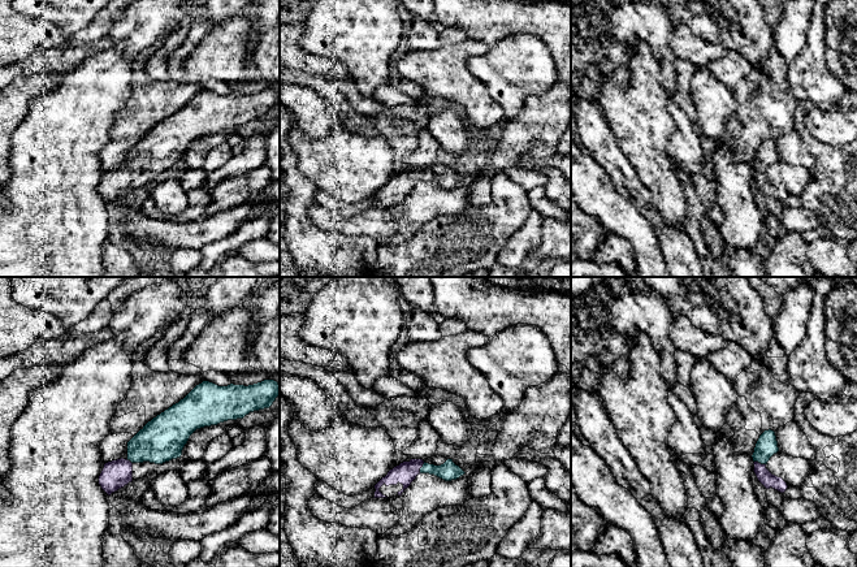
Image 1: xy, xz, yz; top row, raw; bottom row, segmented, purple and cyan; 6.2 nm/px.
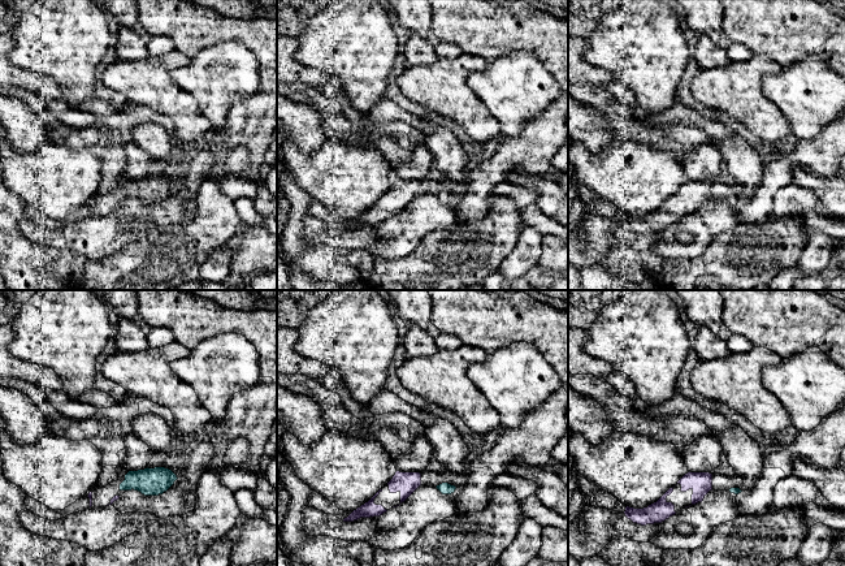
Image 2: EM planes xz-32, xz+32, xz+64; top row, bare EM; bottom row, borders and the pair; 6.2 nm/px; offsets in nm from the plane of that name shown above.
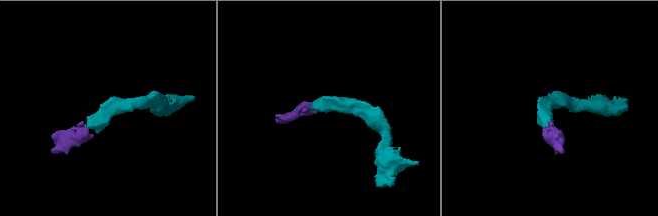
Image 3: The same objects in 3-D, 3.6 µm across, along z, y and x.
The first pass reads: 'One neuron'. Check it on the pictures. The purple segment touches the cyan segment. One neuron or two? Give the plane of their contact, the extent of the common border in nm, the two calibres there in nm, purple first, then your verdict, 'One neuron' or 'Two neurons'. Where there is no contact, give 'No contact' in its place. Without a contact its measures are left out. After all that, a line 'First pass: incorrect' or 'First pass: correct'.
Touches purple in xz. Shared border 80 nm. Thickness 140 nm (purple) against 120 nm. One neuron
First pass: correct

